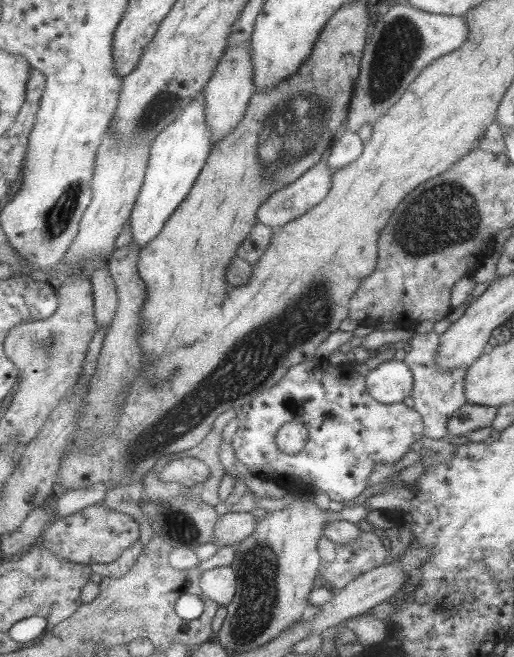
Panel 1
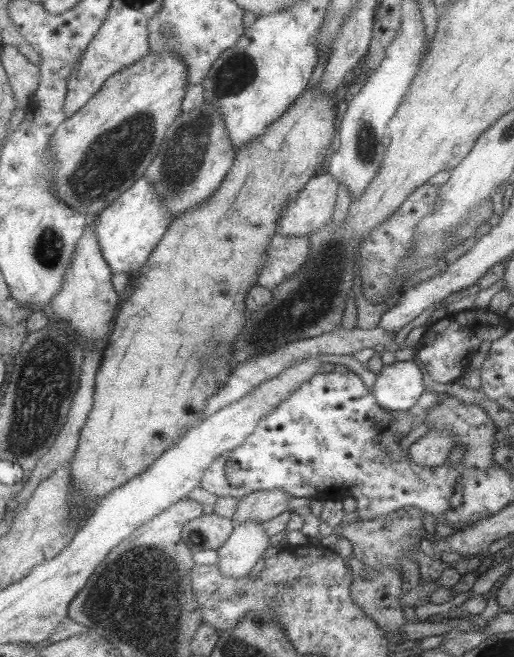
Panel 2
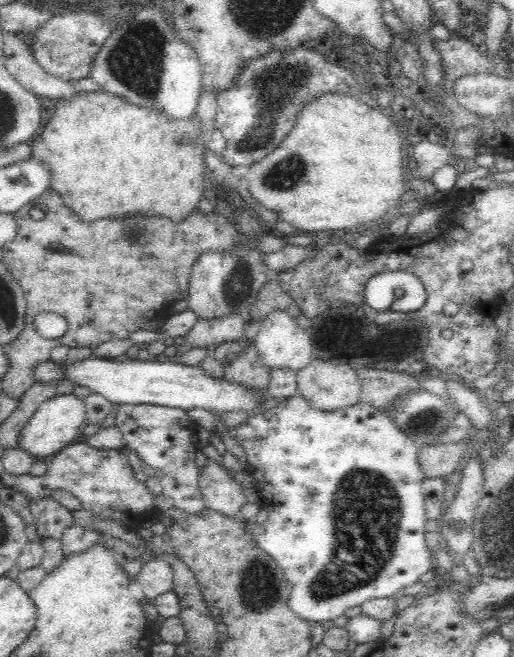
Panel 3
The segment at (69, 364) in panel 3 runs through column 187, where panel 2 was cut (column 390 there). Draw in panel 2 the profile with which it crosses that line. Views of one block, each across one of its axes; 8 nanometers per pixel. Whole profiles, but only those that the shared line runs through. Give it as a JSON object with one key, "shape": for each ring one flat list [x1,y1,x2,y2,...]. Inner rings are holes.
{"shape":[[396,361,384,366,372,390,386,410,410,410,427,391,426,377,415,361]]}

